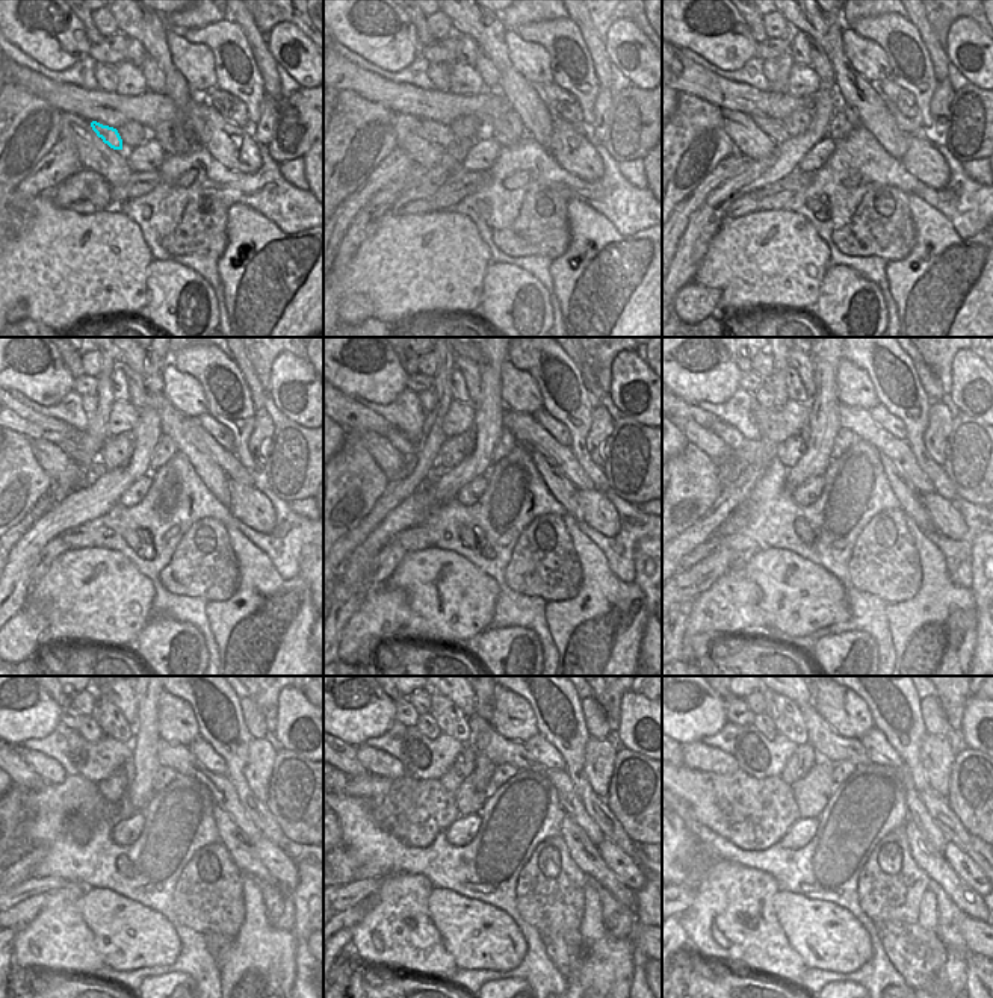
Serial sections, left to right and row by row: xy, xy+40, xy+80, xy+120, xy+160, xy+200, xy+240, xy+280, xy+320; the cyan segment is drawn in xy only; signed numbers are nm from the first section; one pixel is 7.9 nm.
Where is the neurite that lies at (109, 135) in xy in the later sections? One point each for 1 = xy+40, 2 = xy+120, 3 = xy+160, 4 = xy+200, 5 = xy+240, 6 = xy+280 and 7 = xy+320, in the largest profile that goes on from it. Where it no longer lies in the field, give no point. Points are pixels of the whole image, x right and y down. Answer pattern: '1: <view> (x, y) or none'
1: xy+40 (440, 133)
2: xy+120 (70, 448)
3: xy+160 (410, 449)
4: xy+200 (744, 451)
5: xy+240 (50, 770)
6: xy+280 (375, 761)
7: xy+320 (699, 756)

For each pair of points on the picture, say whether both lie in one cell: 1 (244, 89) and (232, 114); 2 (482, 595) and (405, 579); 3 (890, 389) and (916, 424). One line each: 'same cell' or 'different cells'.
1: different cells
2: same cell
3: same cell

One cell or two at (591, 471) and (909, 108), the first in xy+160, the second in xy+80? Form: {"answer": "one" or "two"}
{"answer": "two"}

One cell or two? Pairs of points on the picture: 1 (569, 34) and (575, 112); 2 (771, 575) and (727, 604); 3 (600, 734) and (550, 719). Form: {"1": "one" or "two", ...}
{"1": "two", "2": "two", "3": "two"}

